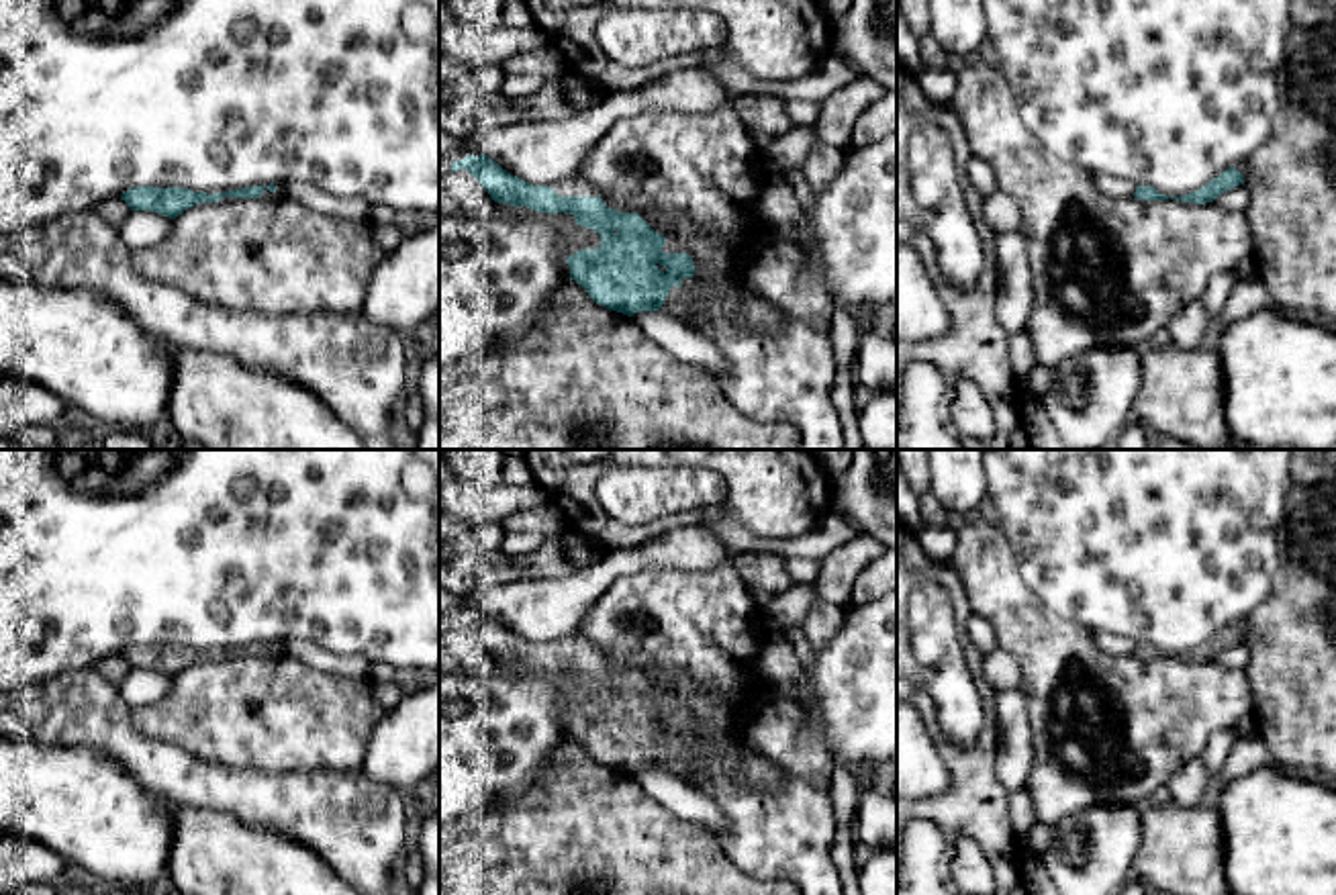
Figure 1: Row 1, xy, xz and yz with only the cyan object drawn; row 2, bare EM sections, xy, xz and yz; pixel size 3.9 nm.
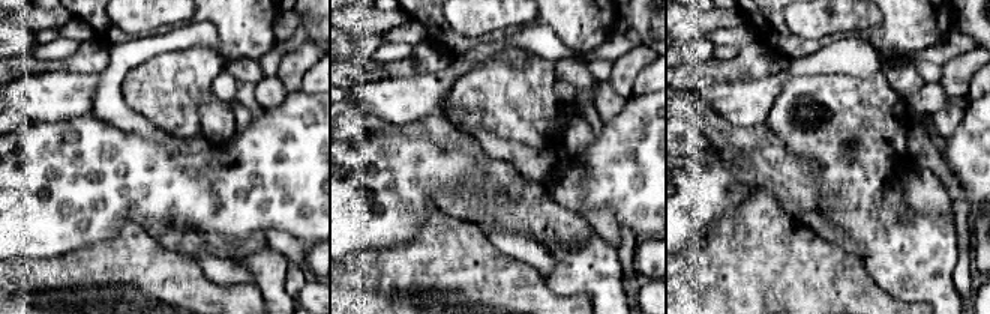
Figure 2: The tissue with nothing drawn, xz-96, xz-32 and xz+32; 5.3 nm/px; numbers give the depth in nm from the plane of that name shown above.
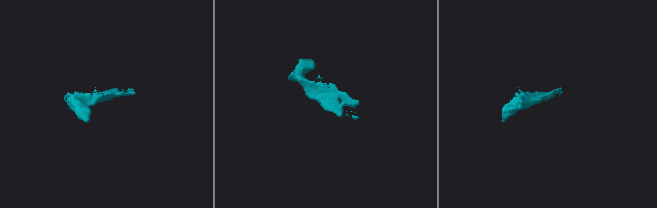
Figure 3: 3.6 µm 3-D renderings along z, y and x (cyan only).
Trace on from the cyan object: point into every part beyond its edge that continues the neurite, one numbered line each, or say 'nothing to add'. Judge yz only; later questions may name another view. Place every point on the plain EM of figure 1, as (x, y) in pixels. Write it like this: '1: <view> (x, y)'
nothing to add

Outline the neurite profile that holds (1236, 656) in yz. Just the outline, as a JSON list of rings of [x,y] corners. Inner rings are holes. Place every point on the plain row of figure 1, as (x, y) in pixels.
[[[1244,642],[1226,648],[1213,658],[1218,664],[1226,668],[1246,668],[1248,664],[1248,646]]]

